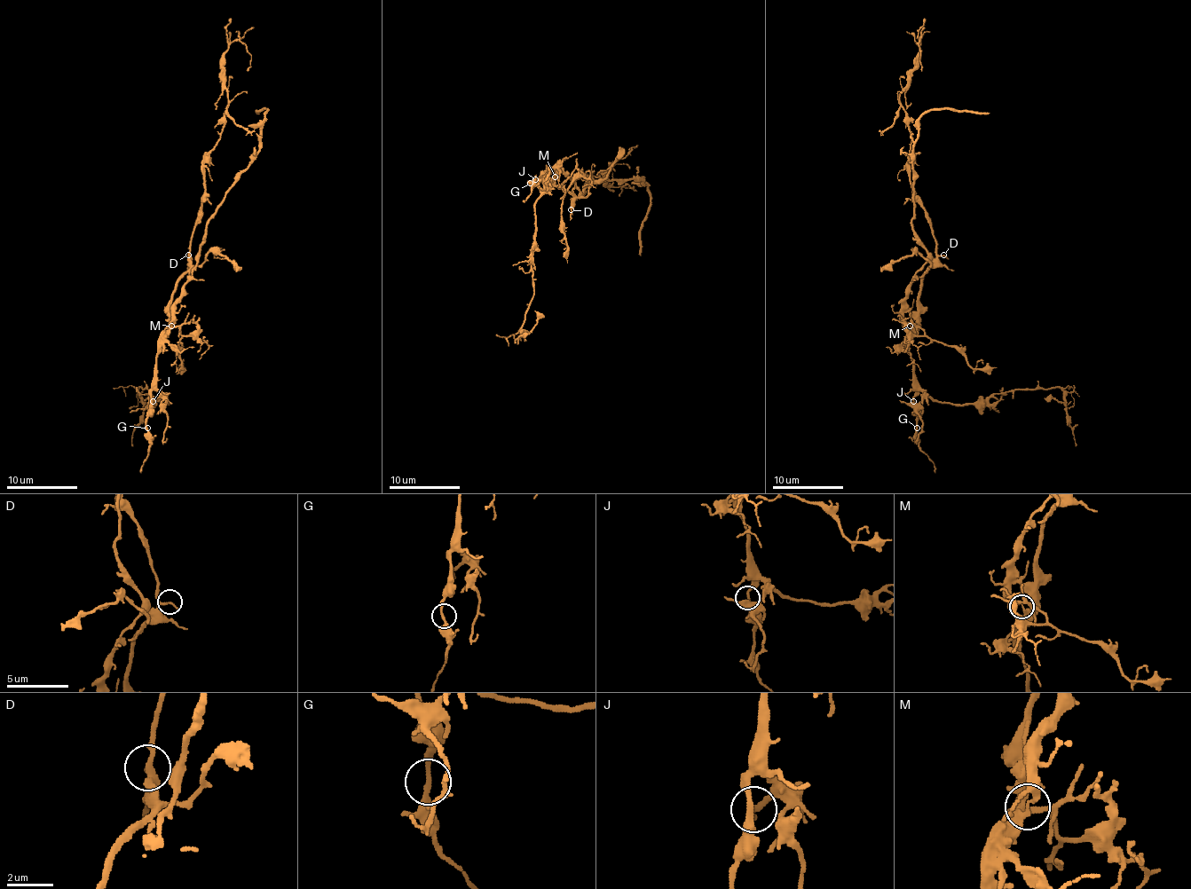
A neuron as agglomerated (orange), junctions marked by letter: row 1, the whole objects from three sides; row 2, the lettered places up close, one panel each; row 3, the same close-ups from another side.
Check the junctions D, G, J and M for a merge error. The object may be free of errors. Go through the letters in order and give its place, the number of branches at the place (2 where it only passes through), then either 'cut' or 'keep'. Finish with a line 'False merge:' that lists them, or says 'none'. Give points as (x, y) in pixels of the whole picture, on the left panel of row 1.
D: place (188, 255); branches 2; keep
G: place (147, 428); branches 2; keep
J: place (153, 401); branches 2; keep
M: place (171, 326); branches 2; cut
False merge: M

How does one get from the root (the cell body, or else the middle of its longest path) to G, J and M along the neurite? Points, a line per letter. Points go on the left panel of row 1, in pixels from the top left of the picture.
G: (174, 288), (170, 302), (170, 329), (160, 342), (160, 352), (154, 365), (154, 389), (151, 392), (147, 428)
J: (174, 288), (170, 302), (170, 329), (160, 342), (160, 352), (154, 365), (154, 389), (151, 392), (153, 401)
M: (174, 288), (170, 302), (170, 327), (172, 326)

